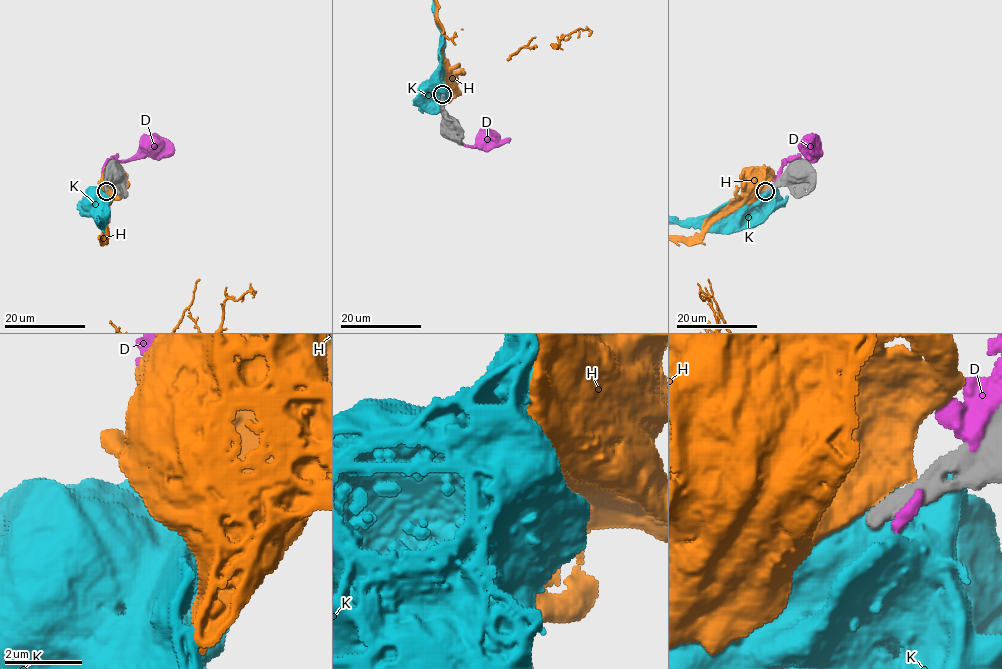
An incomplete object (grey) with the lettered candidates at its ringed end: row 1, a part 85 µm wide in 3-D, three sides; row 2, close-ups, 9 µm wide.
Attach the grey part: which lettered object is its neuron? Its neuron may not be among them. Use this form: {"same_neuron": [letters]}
{"same_neuron": []}

